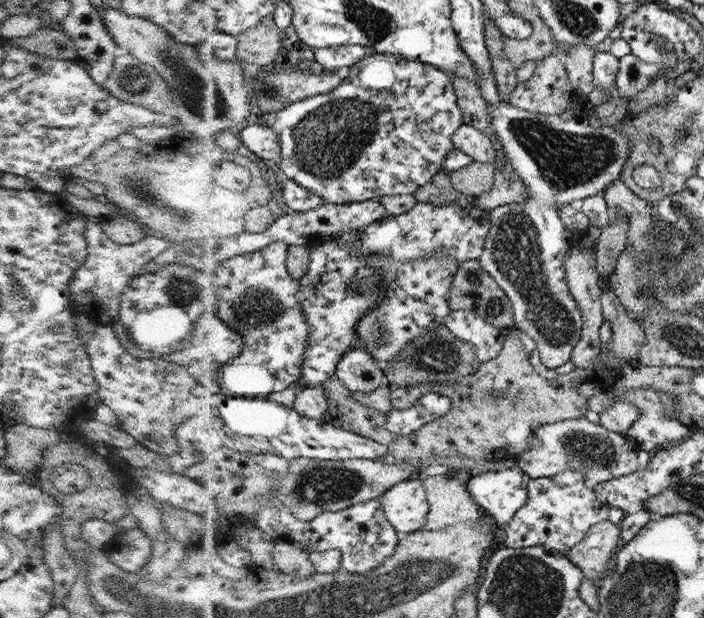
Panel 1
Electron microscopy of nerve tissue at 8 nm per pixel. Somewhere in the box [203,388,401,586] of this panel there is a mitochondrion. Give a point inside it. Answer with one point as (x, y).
(319, 486)

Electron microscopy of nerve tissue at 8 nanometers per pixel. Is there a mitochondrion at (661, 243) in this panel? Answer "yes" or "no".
yes

